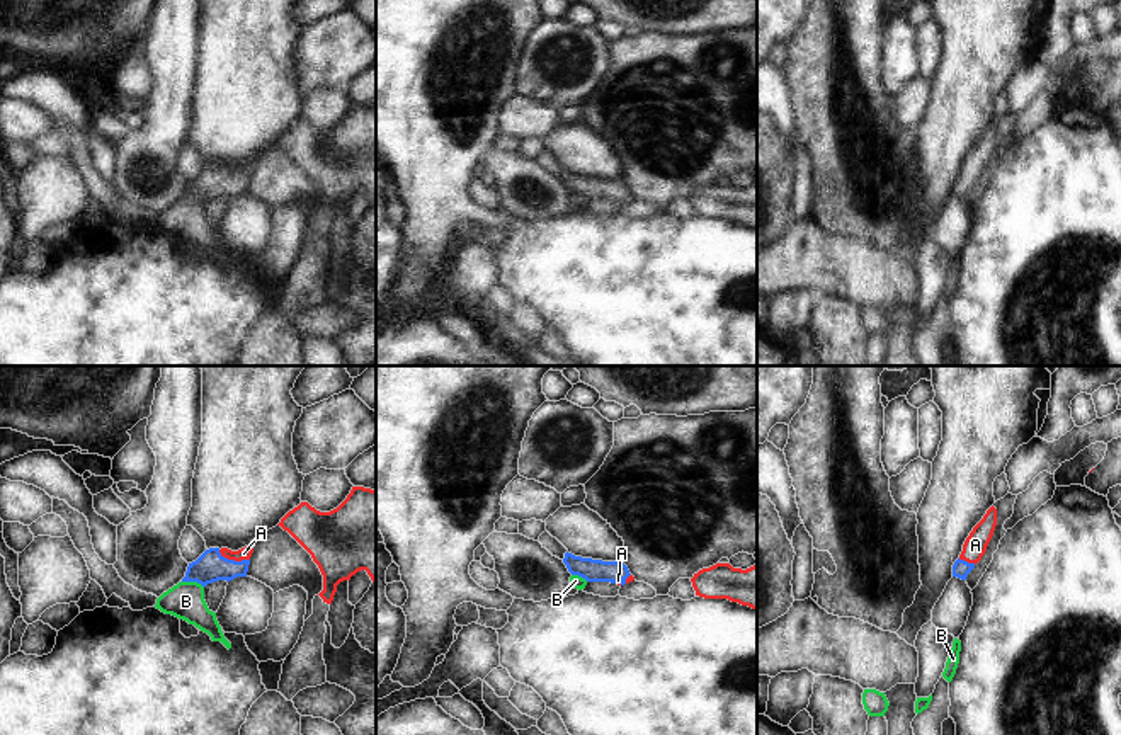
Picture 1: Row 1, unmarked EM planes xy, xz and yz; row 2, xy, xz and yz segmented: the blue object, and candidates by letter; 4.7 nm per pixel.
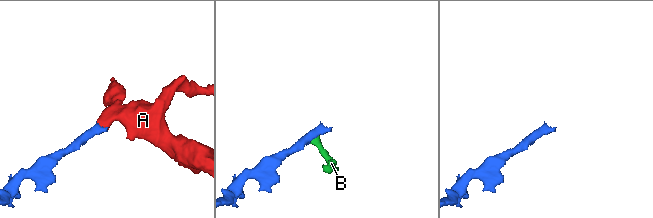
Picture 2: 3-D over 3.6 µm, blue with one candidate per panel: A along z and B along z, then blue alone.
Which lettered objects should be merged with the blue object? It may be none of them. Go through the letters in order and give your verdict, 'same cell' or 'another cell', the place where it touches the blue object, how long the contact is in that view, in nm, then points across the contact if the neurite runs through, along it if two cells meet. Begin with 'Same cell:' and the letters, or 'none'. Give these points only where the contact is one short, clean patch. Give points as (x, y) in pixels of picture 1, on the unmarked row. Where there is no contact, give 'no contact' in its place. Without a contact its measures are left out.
Same cell: A
A: same cell | xy (233, 179) | 160 nm | across xy (210, 186), (233, 179), (244, 172)
B: another cell | xy (193, 199) | 110 nm | along xy (182, 199), (196, 199), (203, 206)

